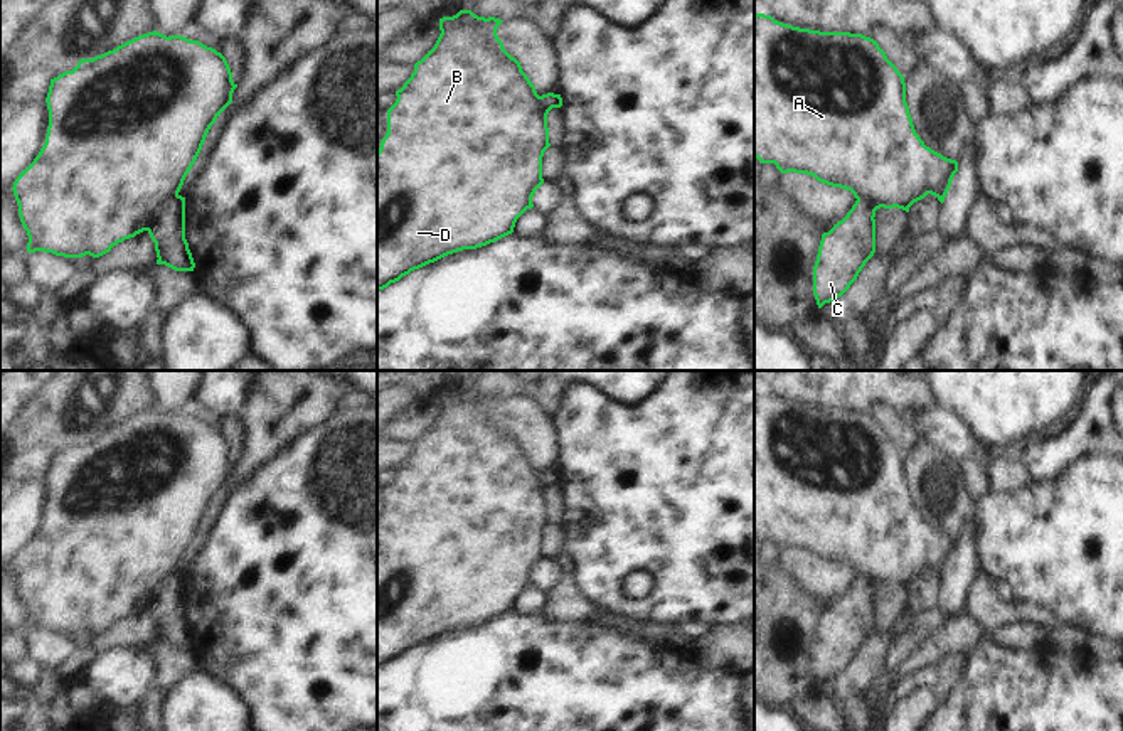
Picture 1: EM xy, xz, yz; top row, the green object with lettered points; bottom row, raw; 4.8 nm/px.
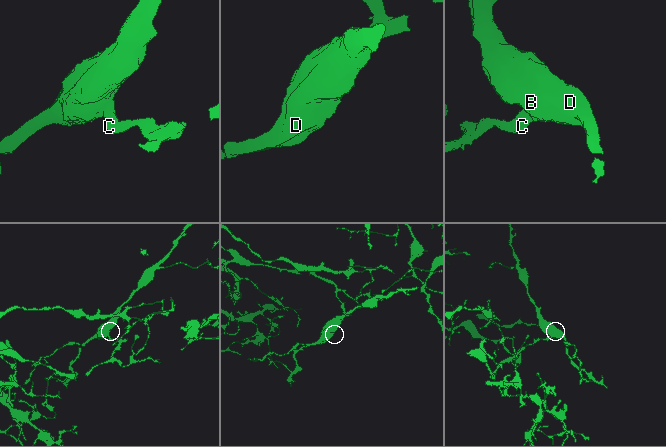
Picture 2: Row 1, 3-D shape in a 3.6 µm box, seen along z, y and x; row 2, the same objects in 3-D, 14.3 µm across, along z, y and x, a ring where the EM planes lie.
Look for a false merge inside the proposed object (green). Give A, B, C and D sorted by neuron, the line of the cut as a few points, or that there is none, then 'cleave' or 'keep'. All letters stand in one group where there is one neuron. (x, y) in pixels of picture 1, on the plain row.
A B D / C | xy (177, 571), (157, 590), (147, 607) | cleave

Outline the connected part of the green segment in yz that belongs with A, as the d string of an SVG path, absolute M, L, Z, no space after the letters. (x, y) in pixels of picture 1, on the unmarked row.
M764 391L754 392L754 536L758 536L761 541L774 541L781 551L806 551L822 561L850 568L857 578L862 578L874 590L881 584L897 584L909 590L909 584L924 576L928 571L934 573L943 581L951 564L951 558L958 549L956 537L946 536L931 527L916 510L909 492L909 483L906 480L904 453L887 436L886 430L874 416L850 409L820 409L800 406L778 399L771 392Z

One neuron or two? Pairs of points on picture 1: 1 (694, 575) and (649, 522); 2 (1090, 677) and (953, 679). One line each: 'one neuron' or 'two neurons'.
1: one neuron
2: two neurons

